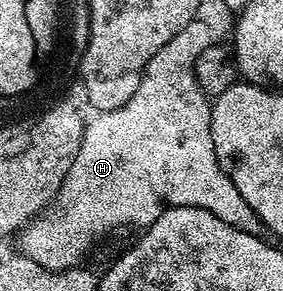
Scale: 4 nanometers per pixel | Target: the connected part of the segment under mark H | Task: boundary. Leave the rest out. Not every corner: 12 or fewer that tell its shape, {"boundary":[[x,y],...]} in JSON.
{"boundary":[[196,17],[86,123],[18,237],[49,271],[121,227],[208,209],[267,238],[212,145]]}

